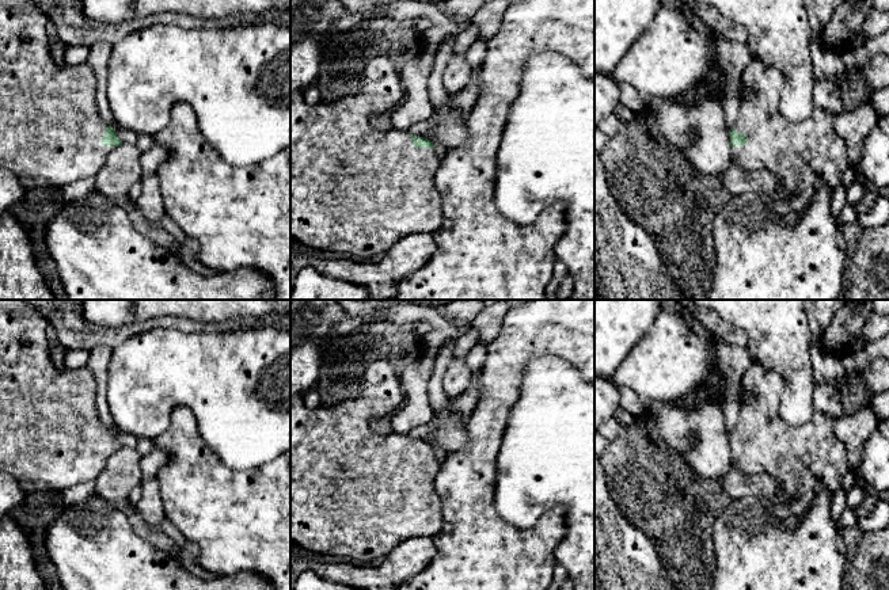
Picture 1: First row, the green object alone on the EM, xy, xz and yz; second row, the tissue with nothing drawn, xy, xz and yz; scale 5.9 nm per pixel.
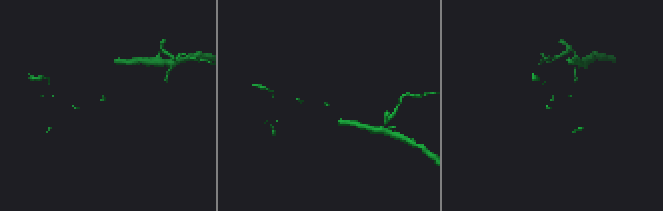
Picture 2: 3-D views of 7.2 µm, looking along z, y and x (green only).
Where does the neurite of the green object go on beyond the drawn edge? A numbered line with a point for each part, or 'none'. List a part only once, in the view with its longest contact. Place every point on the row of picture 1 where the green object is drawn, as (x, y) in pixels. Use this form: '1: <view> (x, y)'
1: yz (808, 153)

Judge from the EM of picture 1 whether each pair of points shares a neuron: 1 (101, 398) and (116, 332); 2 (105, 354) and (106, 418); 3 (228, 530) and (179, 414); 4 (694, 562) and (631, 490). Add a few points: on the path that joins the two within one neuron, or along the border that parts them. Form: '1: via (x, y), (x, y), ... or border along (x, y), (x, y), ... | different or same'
1: border along (111, 347), (95, 346), (90, 351) | different
2: via (101, 370), (101, 402) | same
3: via (209, 502), (196, 488), (193, 464), (182, 442) | same
4: via (684, 544), (649, 507) | same

